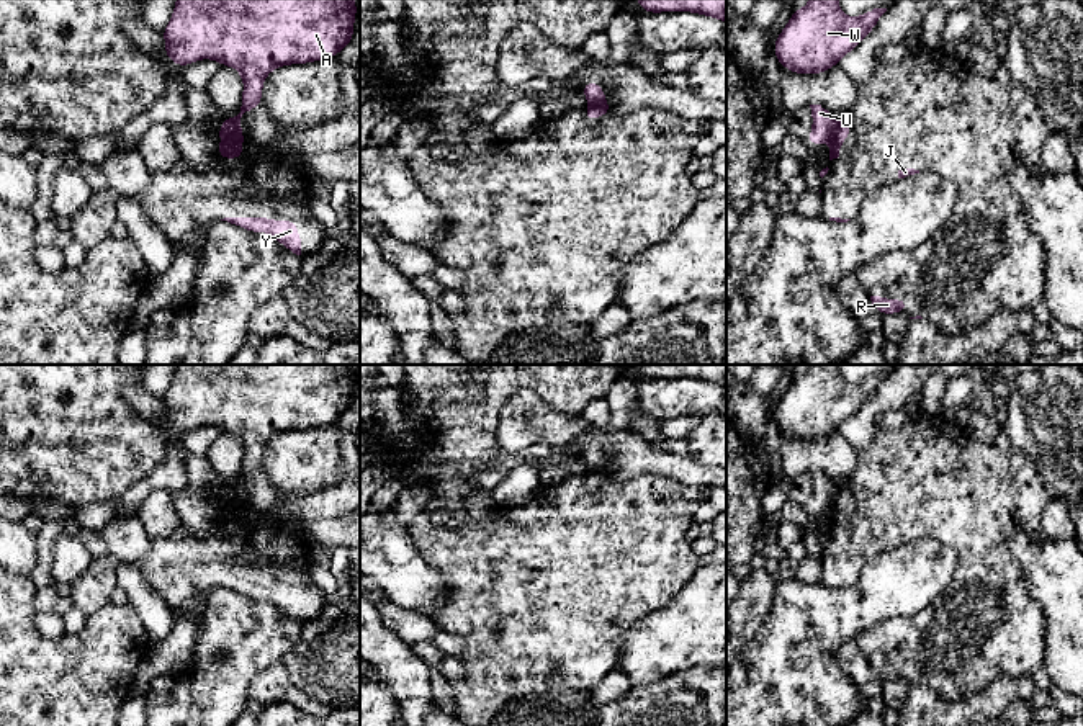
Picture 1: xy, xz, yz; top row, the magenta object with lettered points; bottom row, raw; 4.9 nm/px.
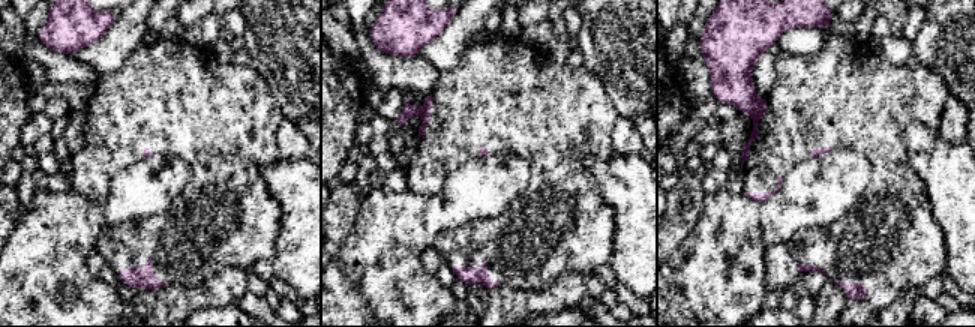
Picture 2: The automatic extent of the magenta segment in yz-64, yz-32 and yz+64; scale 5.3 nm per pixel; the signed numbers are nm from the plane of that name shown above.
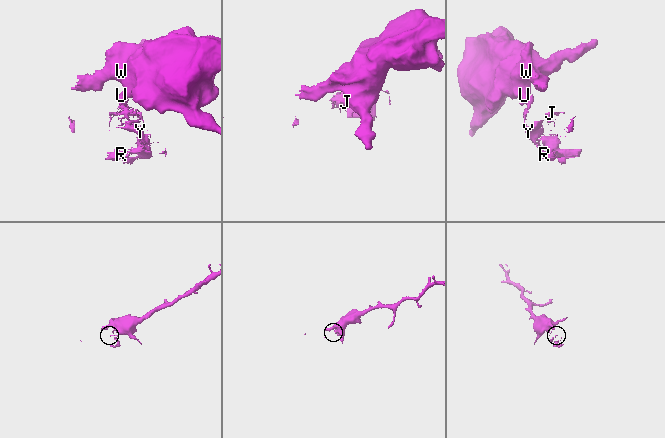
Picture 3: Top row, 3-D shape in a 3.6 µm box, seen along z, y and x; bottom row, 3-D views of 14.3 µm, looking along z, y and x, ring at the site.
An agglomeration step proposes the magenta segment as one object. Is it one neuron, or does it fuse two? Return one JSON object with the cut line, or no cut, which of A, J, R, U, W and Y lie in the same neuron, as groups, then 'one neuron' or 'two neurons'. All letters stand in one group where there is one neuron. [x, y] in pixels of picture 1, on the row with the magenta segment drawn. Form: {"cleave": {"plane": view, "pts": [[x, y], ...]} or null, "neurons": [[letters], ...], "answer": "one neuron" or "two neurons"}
{"cleave": {"plane": "yz", "pts": [[836, 118], [836, 126], [828, 138]]}, "neurons": [["A", "U", "W"], ["J", "R", "Y"]], "answer": "two neurons"}

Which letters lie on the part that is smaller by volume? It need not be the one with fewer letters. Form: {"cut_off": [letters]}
{"cut_off": ["J", "R", "Y"]}

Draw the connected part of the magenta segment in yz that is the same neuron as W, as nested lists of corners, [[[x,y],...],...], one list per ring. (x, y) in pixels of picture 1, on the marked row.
[[[810,0],[793,10],[775,39],[777,62],[793,74],[816,75],[838,65],[875,28],[887,8],[846,16],[838,0]]]

